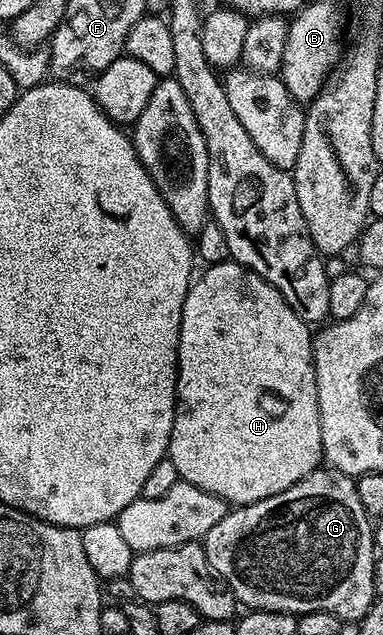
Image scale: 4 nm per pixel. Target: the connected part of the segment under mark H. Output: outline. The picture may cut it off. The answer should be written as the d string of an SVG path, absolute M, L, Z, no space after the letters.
M233 261L212 263L205 270L202 276L199 274L191 282L188 293L184 297L184 309L180 321L180 345L178 346L178 400L174 406L168 457L172 465L176 465L176 473L181 482L196 485L220 497L227 505L247 507L250 503L264 501L264 497L276 497L276 493L284 493L284 489L296 485L296 481L319 470L323 462L312 327L300 317L296 317L292 305L288 305L288 301L284 301L280 292L254 271L249 271L248 268L241 267Z

